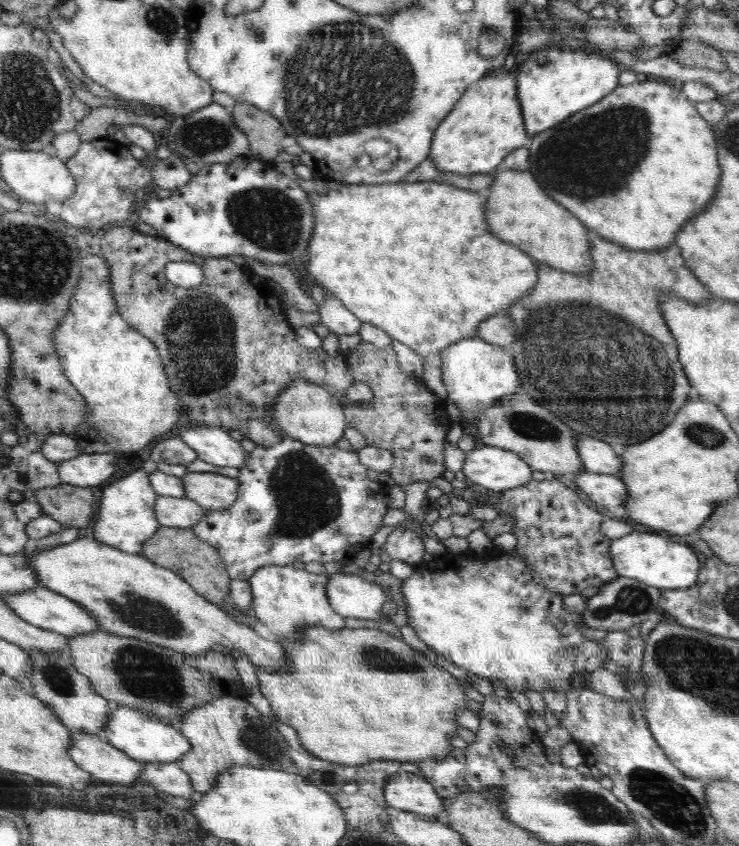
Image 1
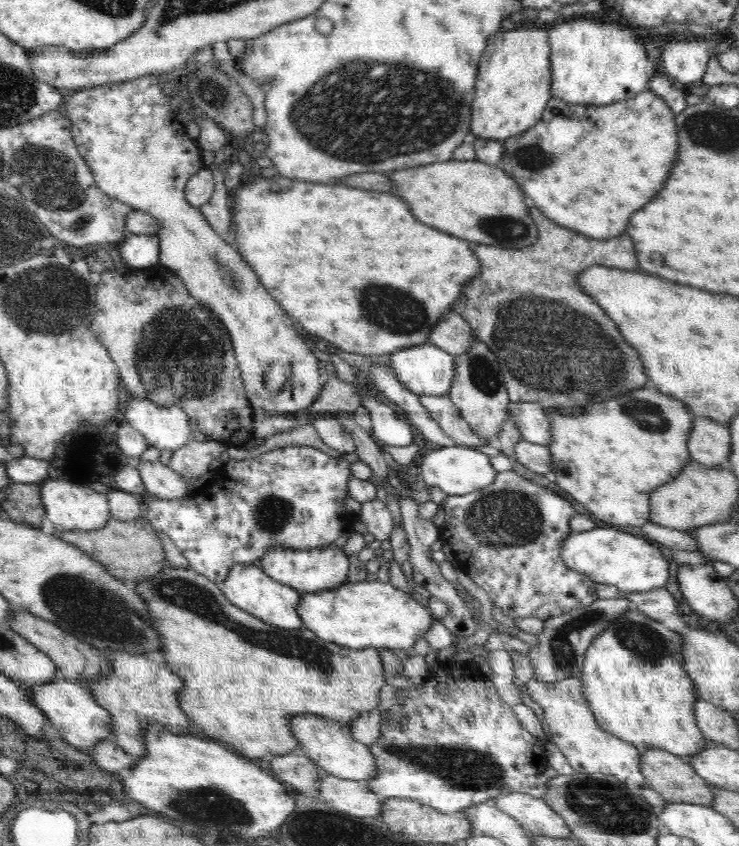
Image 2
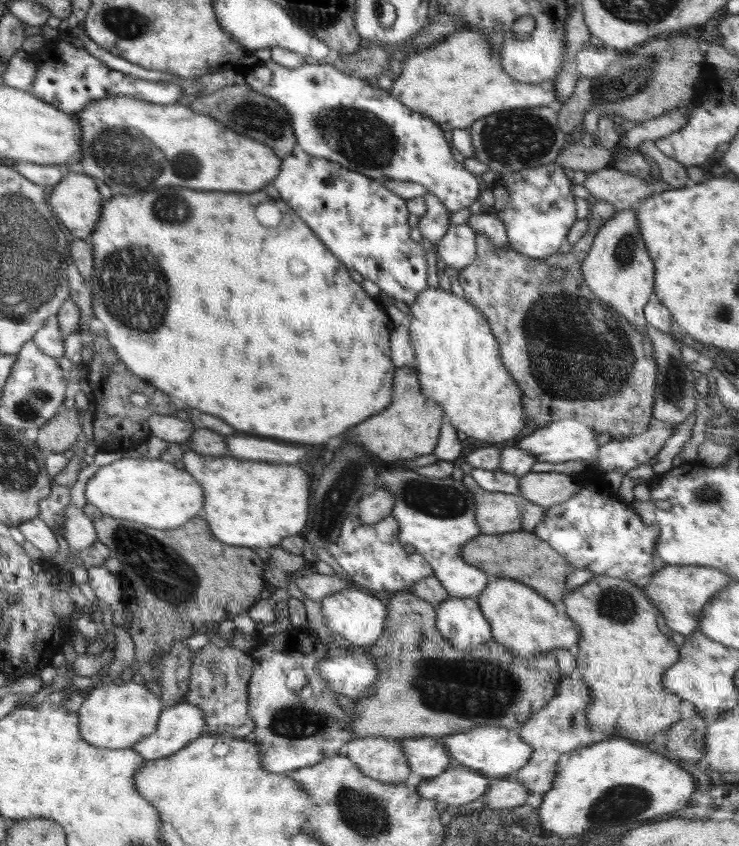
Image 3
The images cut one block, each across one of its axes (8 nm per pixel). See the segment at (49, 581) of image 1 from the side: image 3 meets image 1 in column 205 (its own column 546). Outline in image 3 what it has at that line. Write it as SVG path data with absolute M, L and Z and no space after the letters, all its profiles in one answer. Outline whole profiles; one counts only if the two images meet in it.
M491 579L477 602L490 624L492 640L519 657L549 655L554 648L574 651L580 640L580 627L569 618L568 613L558 612L552 601L516 579Z

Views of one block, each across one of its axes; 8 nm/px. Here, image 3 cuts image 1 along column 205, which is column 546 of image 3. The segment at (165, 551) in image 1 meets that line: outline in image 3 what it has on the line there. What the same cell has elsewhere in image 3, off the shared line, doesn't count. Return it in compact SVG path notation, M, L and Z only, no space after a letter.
M530 531L509 532L501 535L476 536L464 544L460 550L461 558L467 564L476 566L488 574L488 578L508 577L522 582L553 603L564 600L566 578L576 569L569 561L557 553L548 543Z

